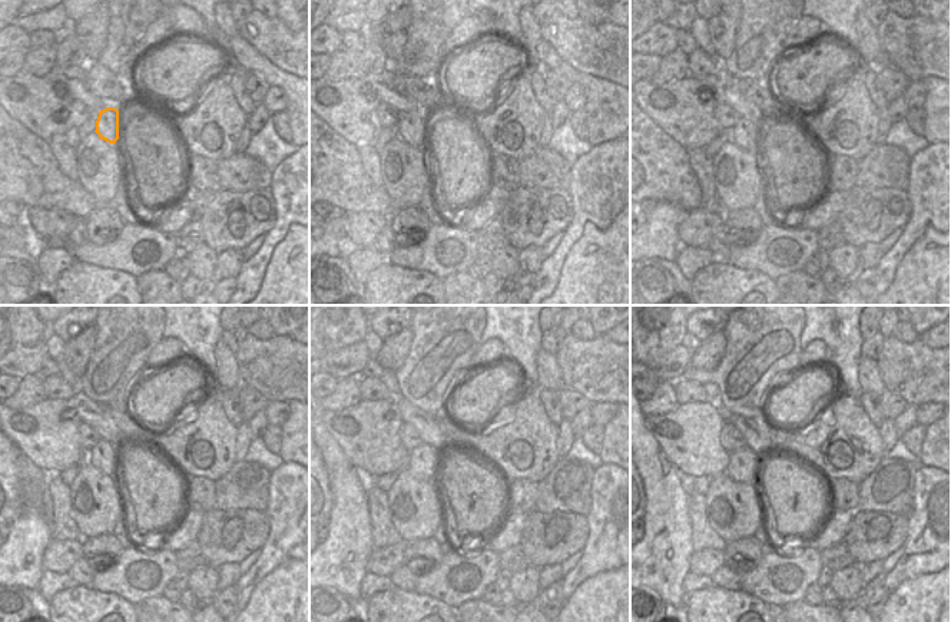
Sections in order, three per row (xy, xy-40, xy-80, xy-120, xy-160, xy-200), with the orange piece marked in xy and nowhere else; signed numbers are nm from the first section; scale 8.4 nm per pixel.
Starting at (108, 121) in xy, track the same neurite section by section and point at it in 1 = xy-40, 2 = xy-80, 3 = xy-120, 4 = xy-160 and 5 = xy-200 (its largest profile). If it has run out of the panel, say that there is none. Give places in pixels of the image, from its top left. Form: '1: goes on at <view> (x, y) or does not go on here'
1: goes on at xy-40 (427, 129)
2: goes on at xy-80 (745, 132)
3: goes on at xy-120 (102, 456)
4: goes on at xy-160 (423, 459)
5: goes on at xy-200 (742, 467)

